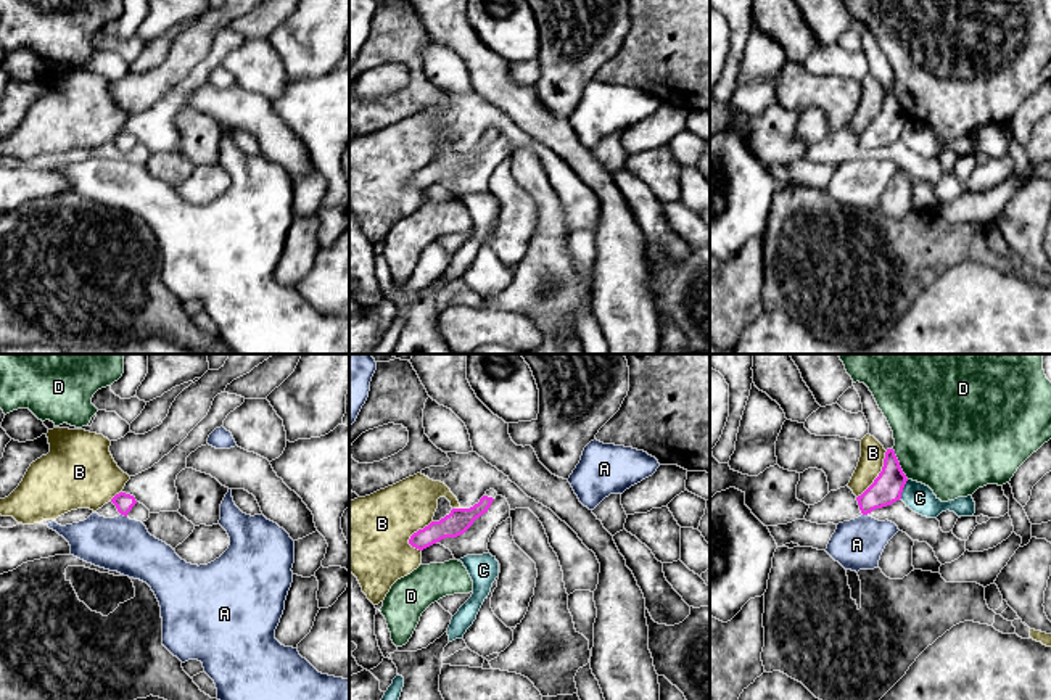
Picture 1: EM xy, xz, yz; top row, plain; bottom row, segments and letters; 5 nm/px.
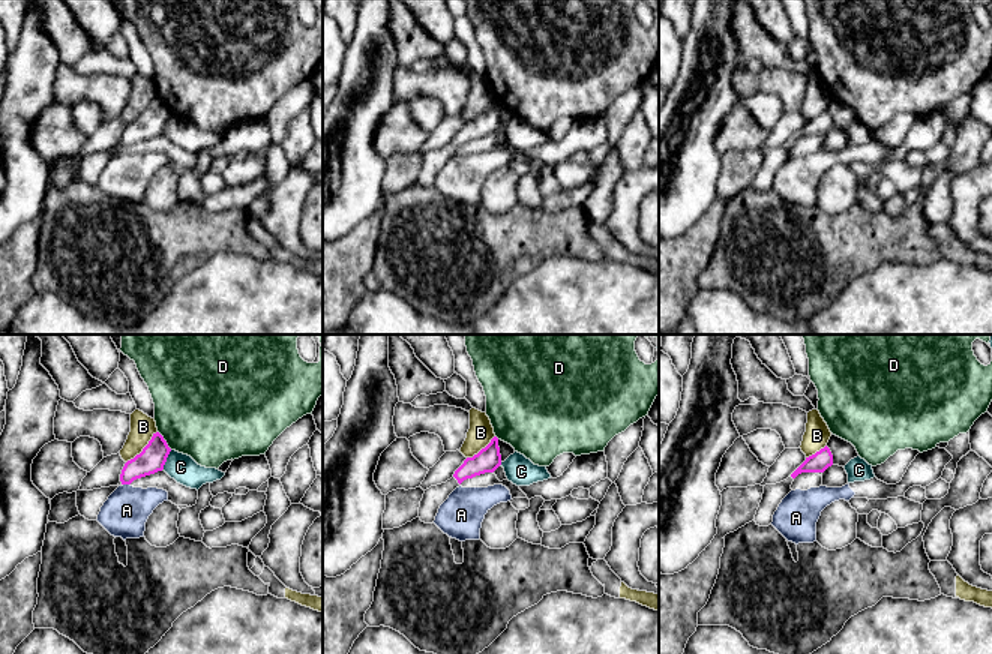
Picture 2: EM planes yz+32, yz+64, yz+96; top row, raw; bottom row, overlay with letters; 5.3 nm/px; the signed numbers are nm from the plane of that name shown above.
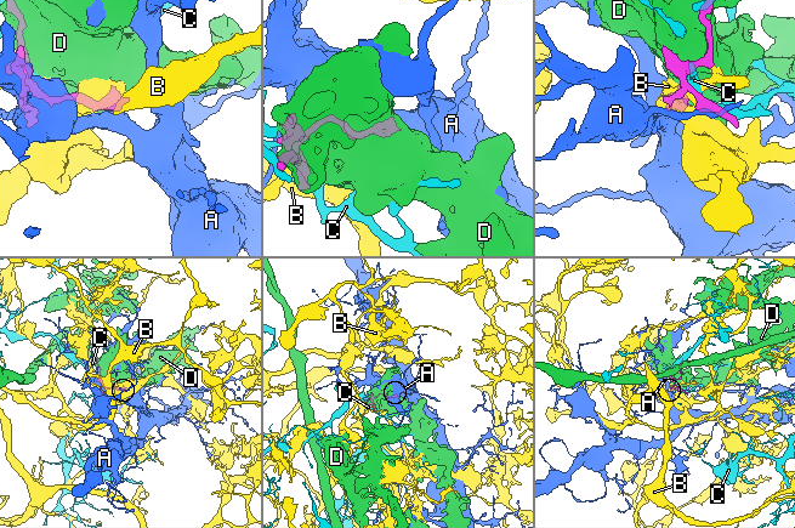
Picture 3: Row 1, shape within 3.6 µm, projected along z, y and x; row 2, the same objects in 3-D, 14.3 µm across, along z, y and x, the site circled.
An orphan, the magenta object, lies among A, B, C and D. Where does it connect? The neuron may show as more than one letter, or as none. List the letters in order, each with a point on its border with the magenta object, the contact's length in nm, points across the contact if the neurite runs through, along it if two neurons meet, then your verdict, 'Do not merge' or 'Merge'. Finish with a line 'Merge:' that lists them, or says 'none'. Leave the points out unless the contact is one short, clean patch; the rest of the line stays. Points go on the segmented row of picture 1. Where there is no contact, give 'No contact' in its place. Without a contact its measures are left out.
A: Touches magenta at xy (124, 515). Shared border 40 nm. Boundary: xy (121, 514), (126, 517). Do not merge
B: Touches magenta at yz (879, 475). Shared border 280 nm. Do not merge
C: Touches magenta at yz (902, 490). Shared border 100 nm. Do not merge
D: Touches magenta at yz (898, 464). Shared border 170 nm. Do not merge
Merge: none

